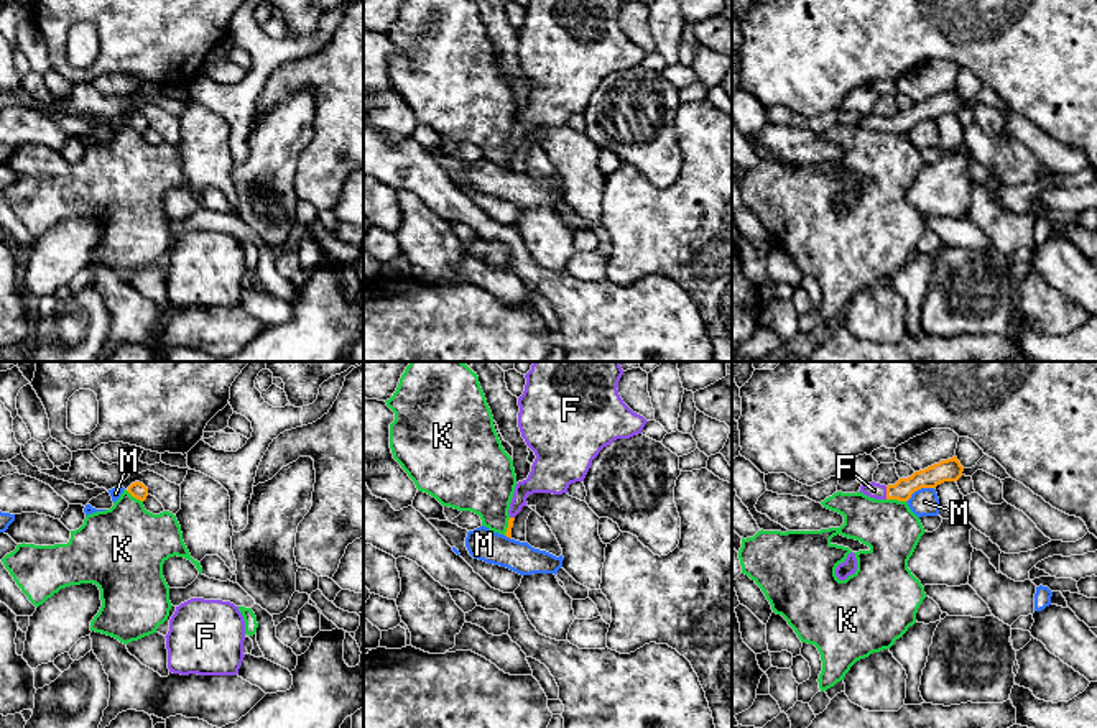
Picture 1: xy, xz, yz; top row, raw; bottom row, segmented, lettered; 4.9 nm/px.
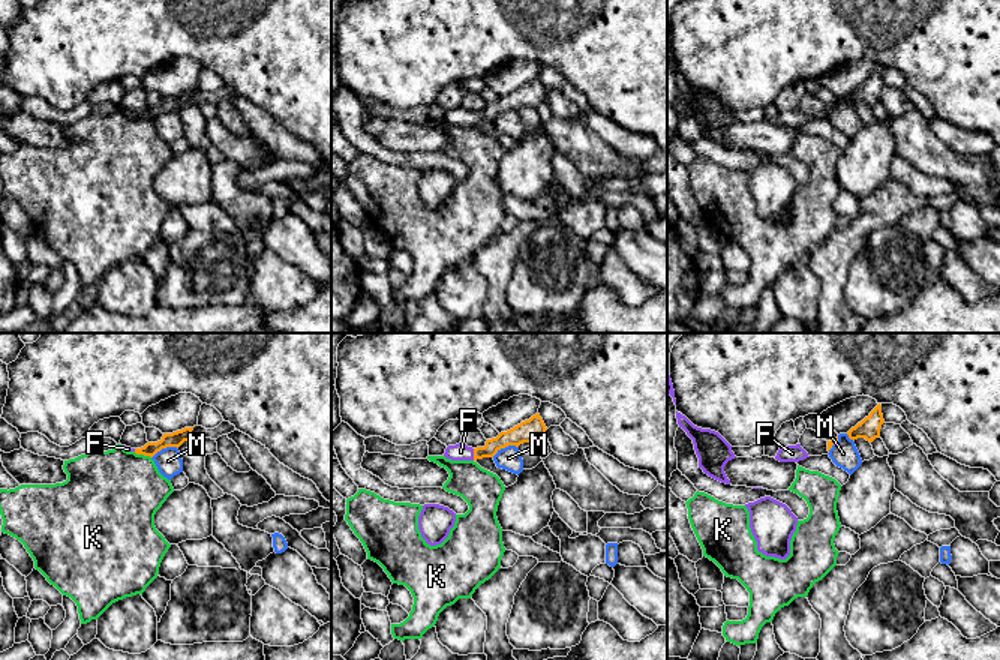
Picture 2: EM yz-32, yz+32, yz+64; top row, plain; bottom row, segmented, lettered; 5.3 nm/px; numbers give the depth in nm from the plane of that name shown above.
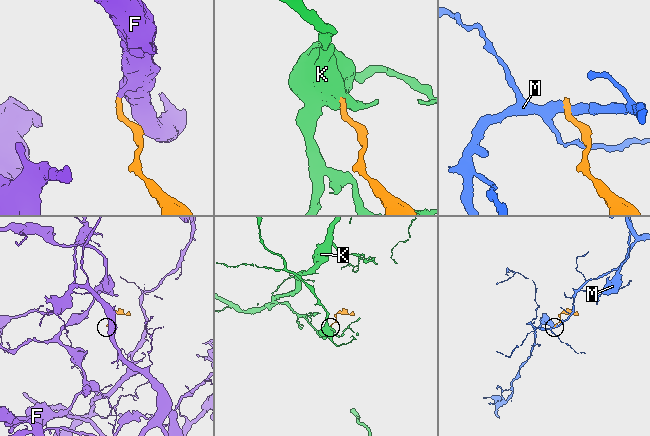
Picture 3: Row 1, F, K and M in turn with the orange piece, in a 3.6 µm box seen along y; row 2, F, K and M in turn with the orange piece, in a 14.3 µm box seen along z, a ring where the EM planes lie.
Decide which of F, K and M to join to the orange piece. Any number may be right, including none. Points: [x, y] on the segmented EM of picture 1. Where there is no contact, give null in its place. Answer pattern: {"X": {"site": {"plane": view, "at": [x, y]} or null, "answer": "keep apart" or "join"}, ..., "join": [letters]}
{"F": {"site": {"plane": "yz", "at": [887, 493]}, "answer": "join"}, "K": {"site": {"plane": "yz", "at": [897, 498]}, "answer": "keep apart"}, "M": {"site": {"plane": "yz", "at": [918, 488]}, "answer": "keep apart"}, "join": ["F"]}

